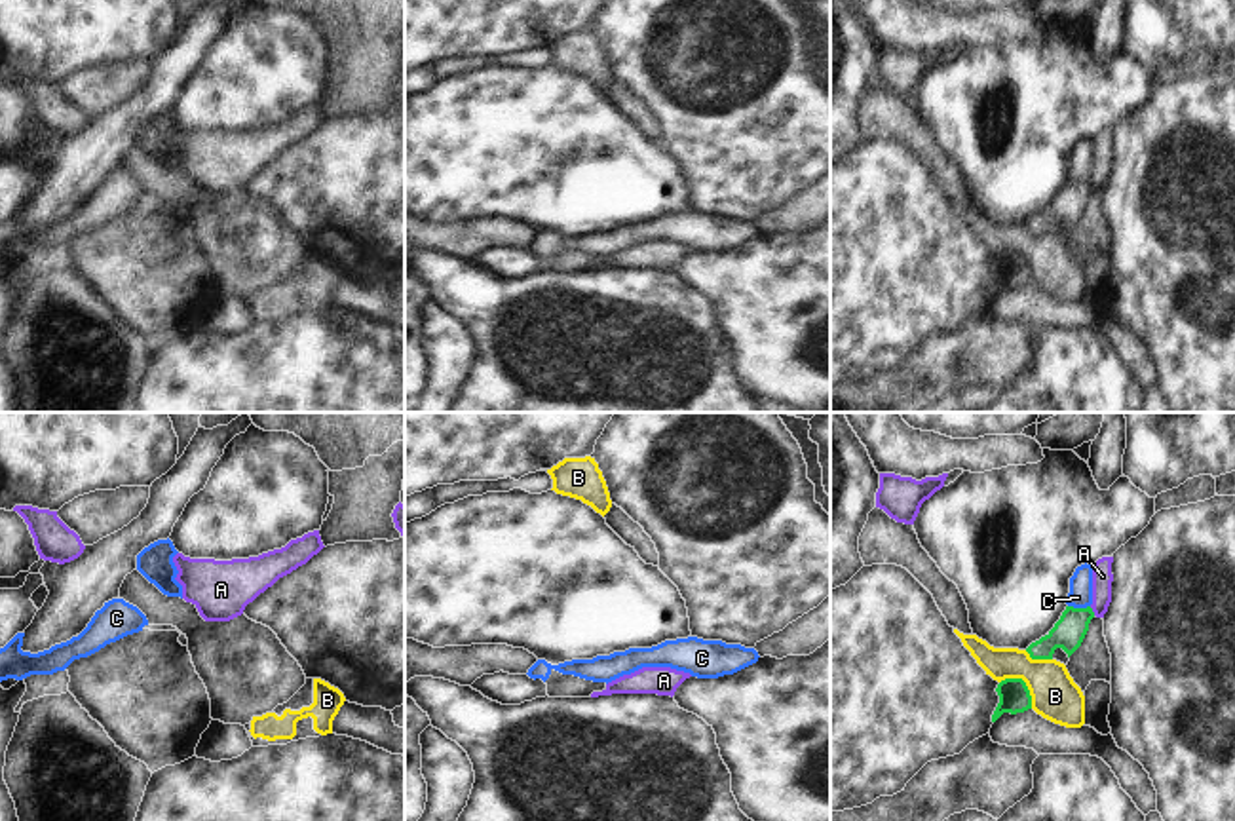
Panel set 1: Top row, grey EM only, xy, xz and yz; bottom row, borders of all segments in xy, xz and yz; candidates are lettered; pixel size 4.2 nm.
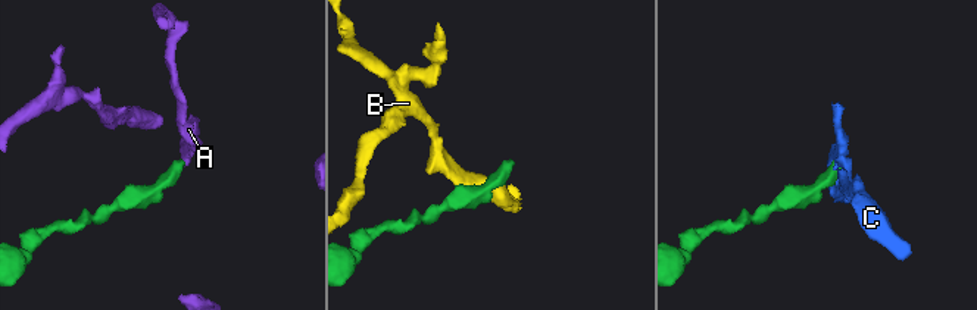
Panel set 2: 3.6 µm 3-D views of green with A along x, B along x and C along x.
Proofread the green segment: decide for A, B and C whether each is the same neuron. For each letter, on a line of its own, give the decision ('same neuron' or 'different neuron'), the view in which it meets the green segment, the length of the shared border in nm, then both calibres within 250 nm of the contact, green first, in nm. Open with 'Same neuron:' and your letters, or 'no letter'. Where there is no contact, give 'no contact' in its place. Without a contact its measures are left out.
Same neuron: A
A: same neuron; meets green in yz; contact 50 nm long; 140 nm thick on the green side, 90 nm on the other
B: different neuron; meets green in yz; contact 180 nm long; 130 nm thick on the green side, 200 nm on the other
C: different neuron; meets green in yz; contact 100 nm long; 140 nm thick on the green side, 100 nm on the other

